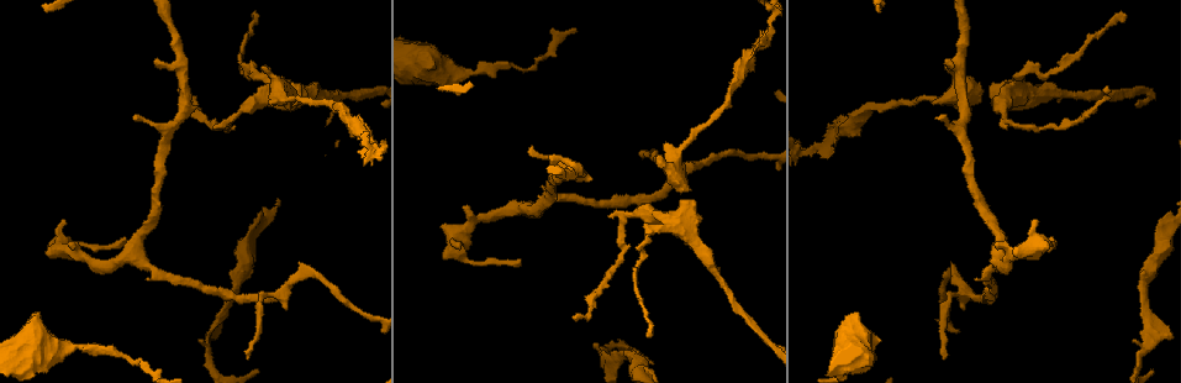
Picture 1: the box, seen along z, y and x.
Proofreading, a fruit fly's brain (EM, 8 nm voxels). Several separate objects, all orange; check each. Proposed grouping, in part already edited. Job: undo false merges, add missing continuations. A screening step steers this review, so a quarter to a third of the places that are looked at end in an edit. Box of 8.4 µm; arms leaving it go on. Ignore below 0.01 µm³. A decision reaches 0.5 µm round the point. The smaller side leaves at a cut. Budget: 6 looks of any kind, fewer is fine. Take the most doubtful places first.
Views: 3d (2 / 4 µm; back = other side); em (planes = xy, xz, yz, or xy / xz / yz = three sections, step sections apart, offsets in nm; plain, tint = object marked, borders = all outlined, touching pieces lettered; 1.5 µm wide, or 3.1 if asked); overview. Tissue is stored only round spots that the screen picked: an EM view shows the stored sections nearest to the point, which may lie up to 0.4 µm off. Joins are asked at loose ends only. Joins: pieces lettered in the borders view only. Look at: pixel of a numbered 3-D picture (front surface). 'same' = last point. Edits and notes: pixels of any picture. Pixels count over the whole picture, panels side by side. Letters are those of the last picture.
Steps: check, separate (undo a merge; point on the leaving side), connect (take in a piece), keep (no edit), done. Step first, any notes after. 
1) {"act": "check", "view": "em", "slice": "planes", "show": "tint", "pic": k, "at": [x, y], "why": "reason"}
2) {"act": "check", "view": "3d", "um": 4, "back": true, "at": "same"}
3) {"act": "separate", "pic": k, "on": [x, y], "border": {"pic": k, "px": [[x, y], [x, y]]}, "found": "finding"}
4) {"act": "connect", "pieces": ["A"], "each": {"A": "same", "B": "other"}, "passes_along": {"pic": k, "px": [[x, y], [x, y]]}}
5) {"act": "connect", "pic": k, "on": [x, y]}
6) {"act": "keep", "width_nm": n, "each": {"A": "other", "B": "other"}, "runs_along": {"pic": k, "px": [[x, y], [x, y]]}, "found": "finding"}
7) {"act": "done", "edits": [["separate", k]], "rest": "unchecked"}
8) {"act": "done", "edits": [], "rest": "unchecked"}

{"act": "check", "view": "3d", "um": 2, "pic": 1, "at": [946, 359], "why": "an open end"}

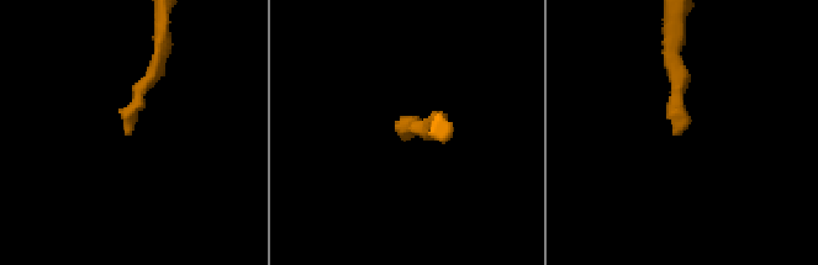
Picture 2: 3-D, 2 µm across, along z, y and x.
{"act": "check", "view": "em", "slice": "planes", "show": "borders", "pic": 2, "at": [126, 132]}

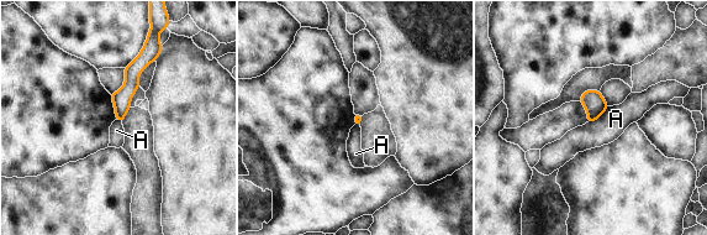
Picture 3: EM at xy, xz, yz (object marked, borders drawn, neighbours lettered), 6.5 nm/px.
{"act": "keep", "longest_contact_nm": ["A", 180], "each": {"A": "other"}, "found": "no lettered piece goes on from it"}

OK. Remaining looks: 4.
{"act": "check", "view": "em", "slice": "planes", "show": "tint", "pic": 1, "at": [994, 245], "why": "branch stops here"}

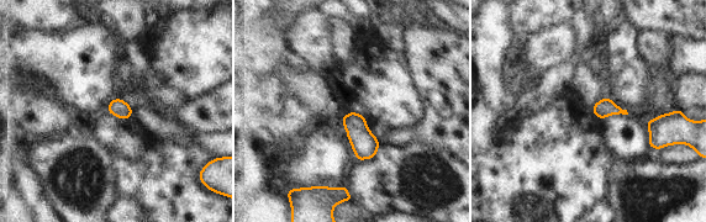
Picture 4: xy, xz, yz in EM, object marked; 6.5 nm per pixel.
{"act": "check", "view": "em", "slice": "planes", "show": "borders", "at": "same"}

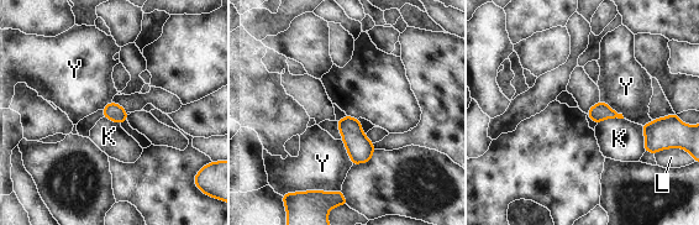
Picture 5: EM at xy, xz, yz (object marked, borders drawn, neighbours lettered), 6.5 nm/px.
{"act": "keep", "each": {"K": "other", "L": "other", "Y": "other"}, "found": "none of them fits"}

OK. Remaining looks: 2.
{"act": "check", "view": "3d", "um": 2, "pic": 1, "at": [1106, 91], "why": "long arm stops here"}

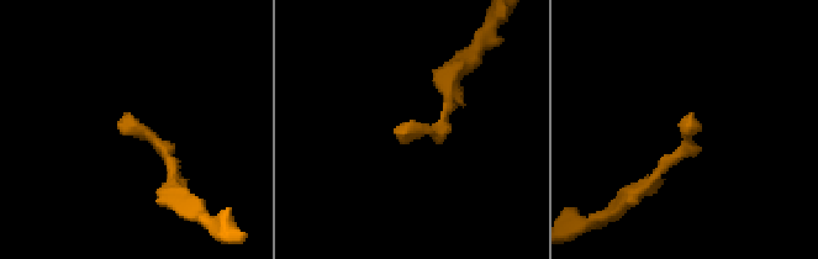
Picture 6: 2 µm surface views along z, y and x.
{"act": "check", "view": "em", "slice": "planes", "show": "borders", "pic": 6, "at": [394, 130]}

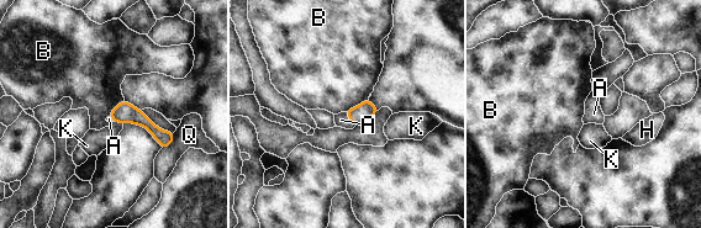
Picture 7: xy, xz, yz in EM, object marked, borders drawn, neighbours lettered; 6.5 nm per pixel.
{"act": "connect", "pieces": ["A"], "width_nm": 120, "each": {"A": "same", "B": "other", "H": "other", "K": "other", "Q": "other"}, "passes_along": {"pic": 7, "px": [[365, 111], [349, 118], [341, 120]]}, "found": "it goes on there"}

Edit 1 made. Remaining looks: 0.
{"act": "done", "edits": [["connect", 7]], "rest": "unchecked"}

